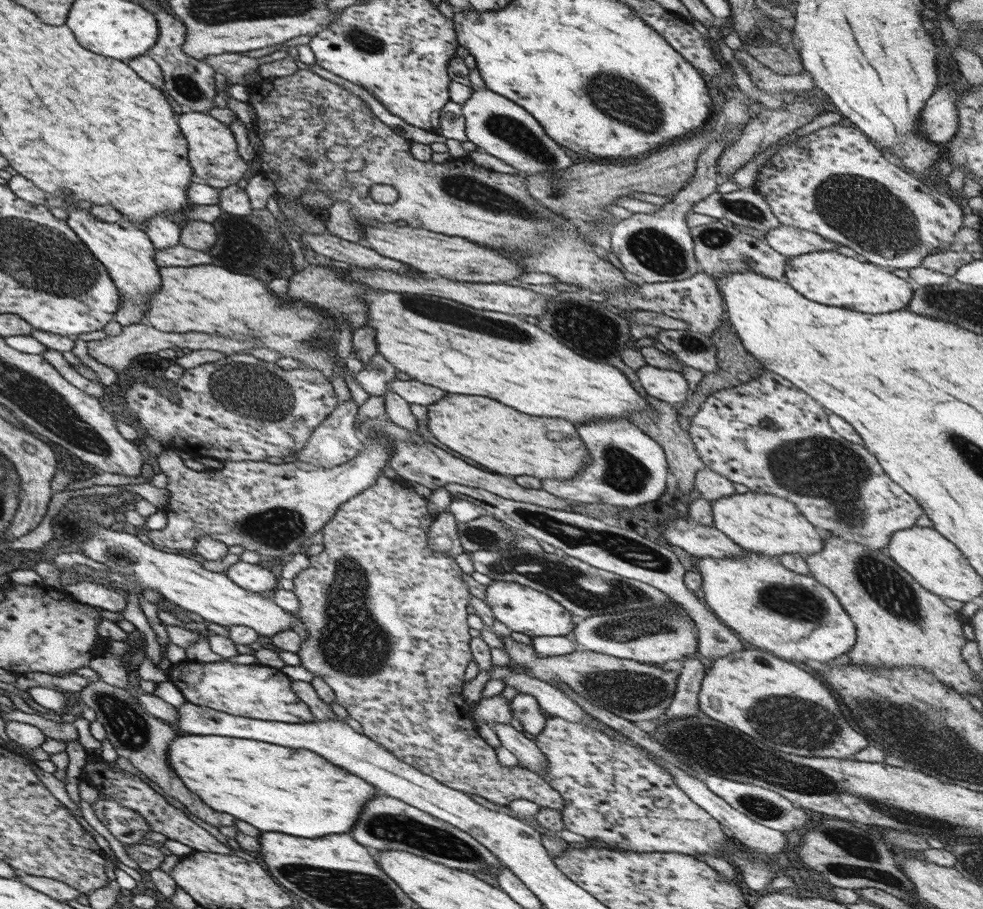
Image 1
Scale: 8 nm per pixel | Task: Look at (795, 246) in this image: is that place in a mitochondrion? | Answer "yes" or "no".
no

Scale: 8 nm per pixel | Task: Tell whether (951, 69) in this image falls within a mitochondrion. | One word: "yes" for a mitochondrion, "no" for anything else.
no

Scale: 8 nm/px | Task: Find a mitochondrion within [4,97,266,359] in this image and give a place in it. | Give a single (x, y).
(65, 269)

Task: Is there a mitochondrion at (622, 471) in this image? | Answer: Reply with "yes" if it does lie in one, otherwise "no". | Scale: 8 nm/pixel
yes

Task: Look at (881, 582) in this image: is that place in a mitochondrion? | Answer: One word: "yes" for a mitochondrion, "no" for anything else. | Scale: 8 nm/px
yes

